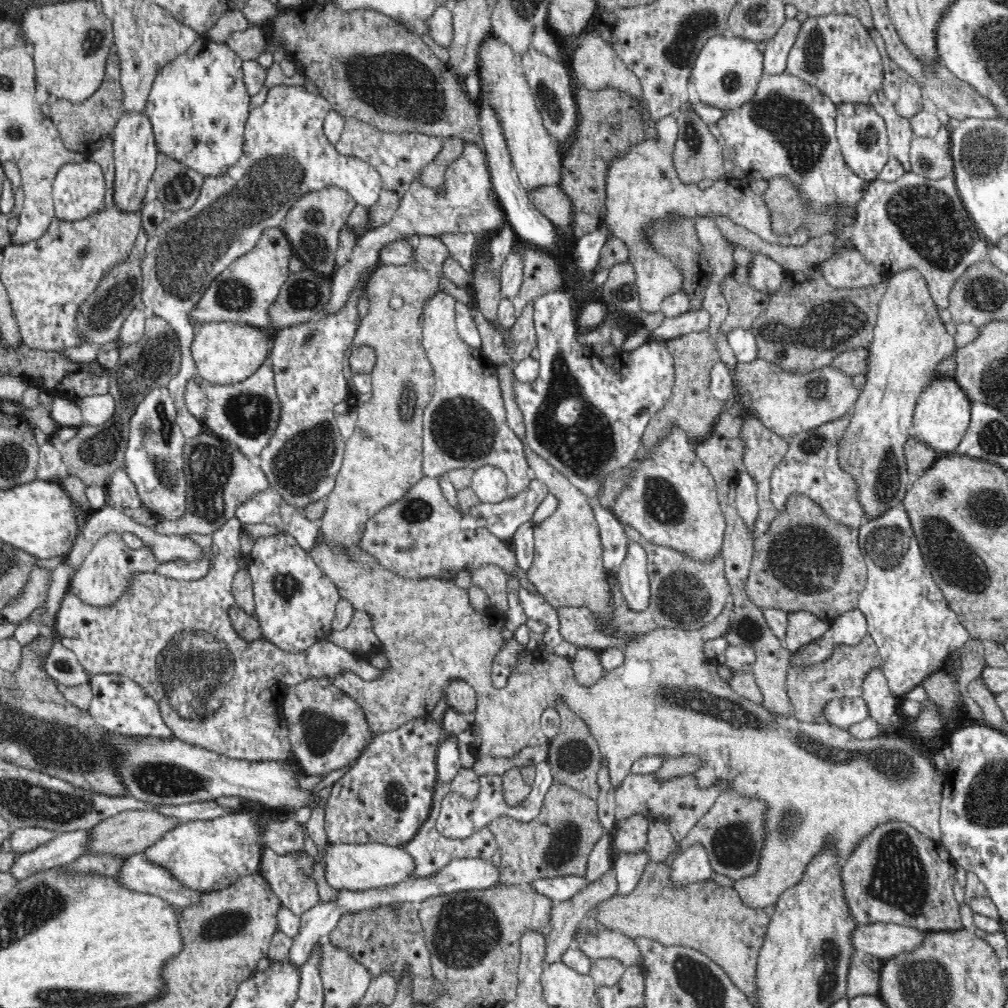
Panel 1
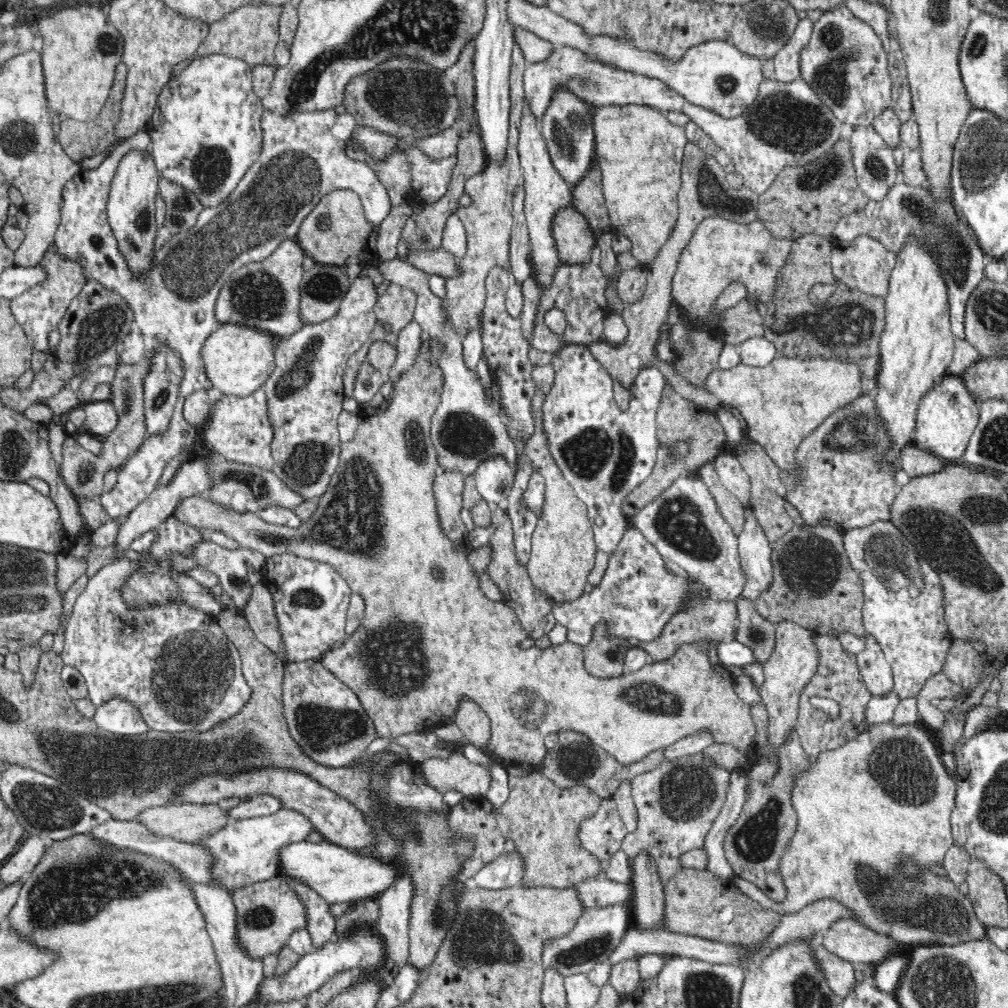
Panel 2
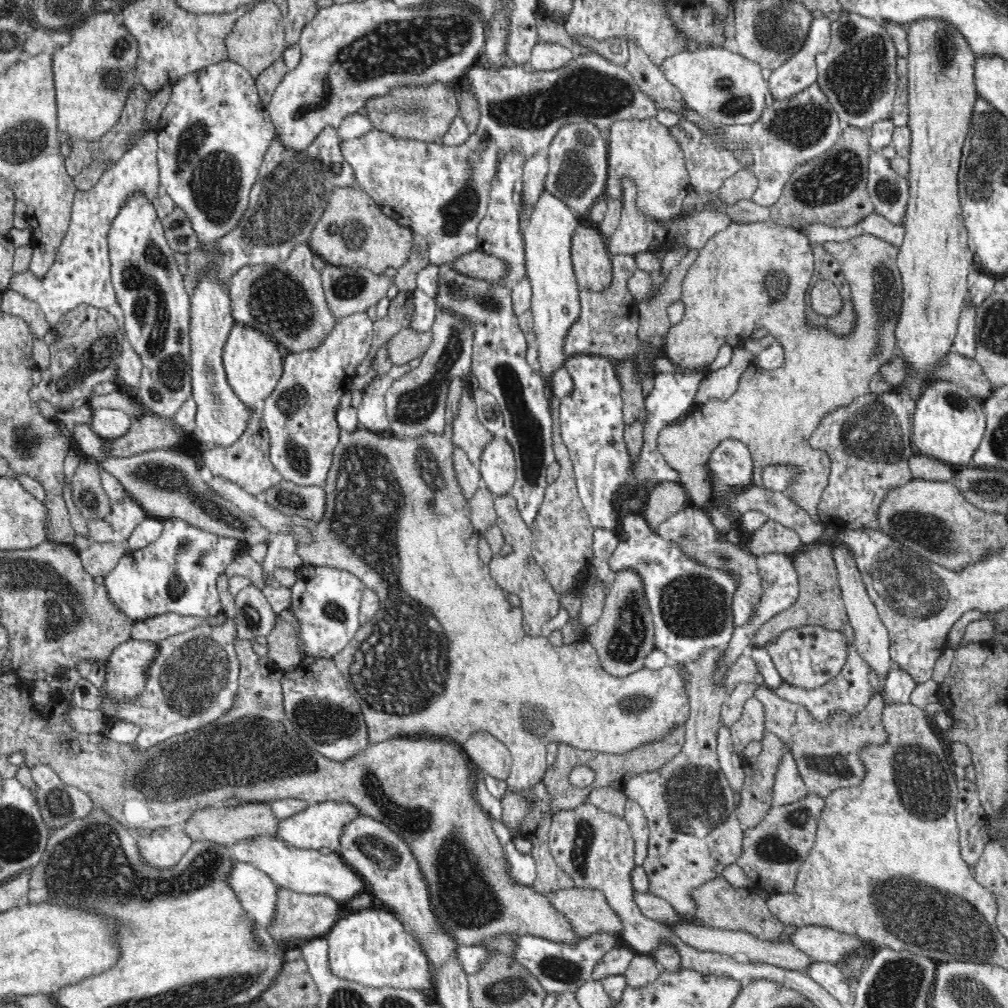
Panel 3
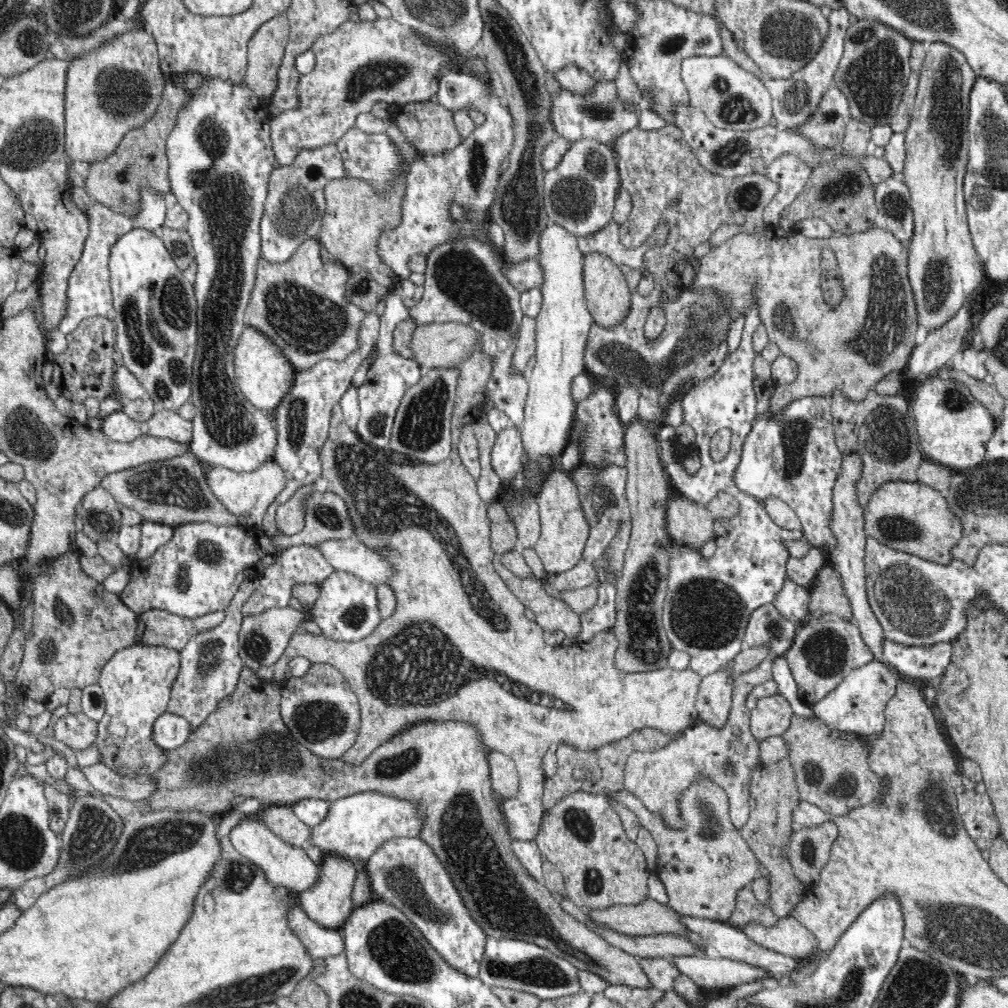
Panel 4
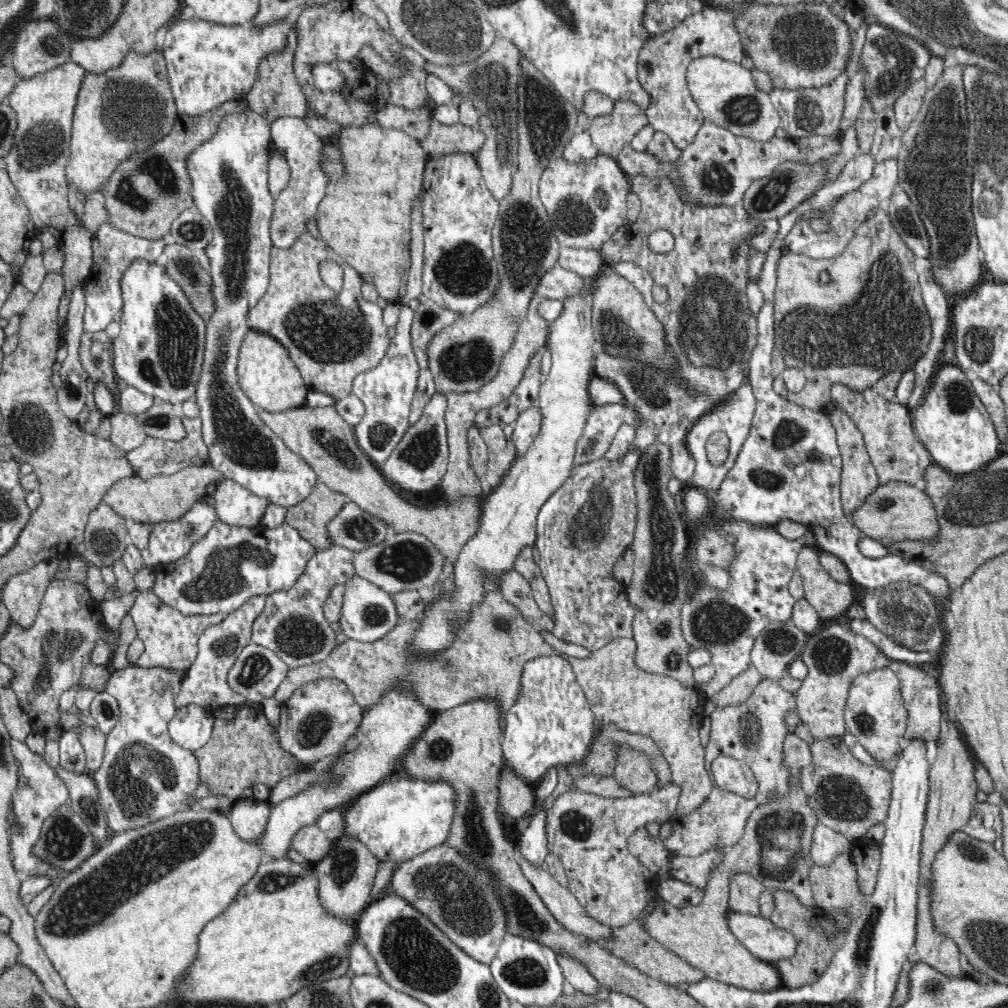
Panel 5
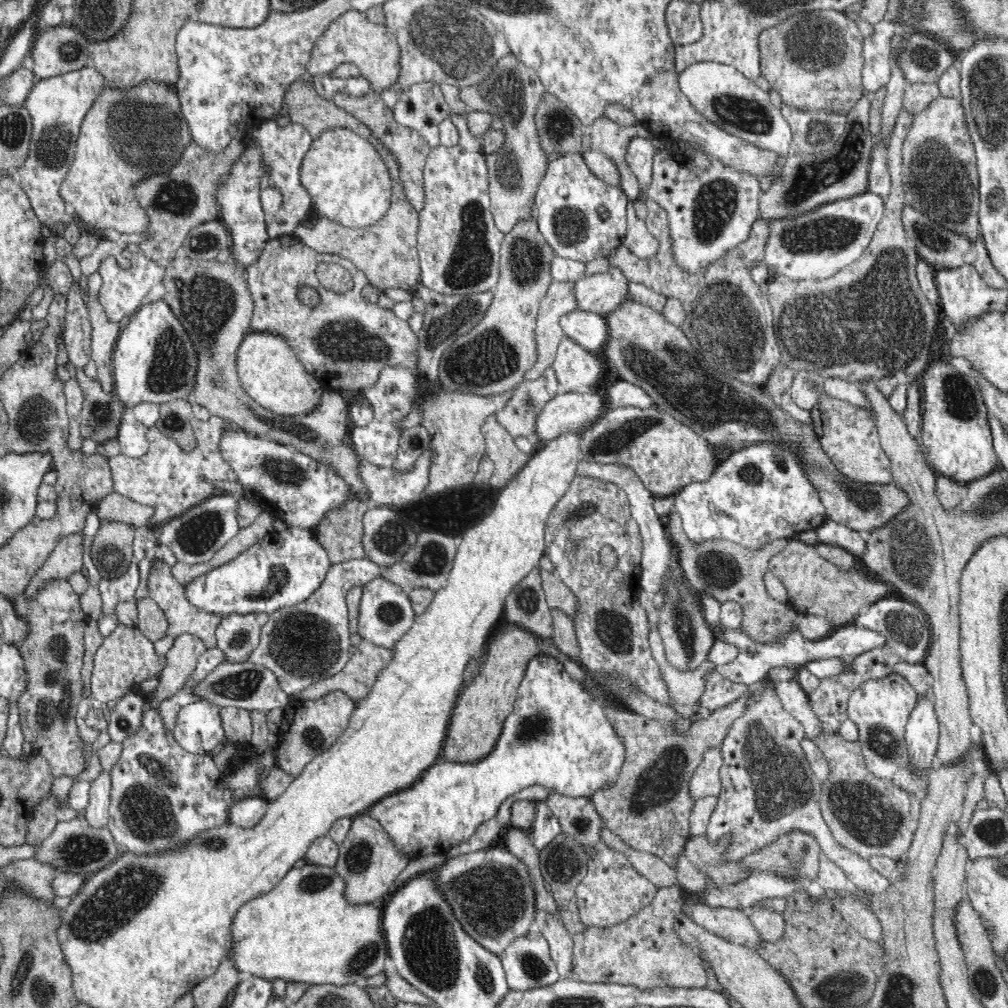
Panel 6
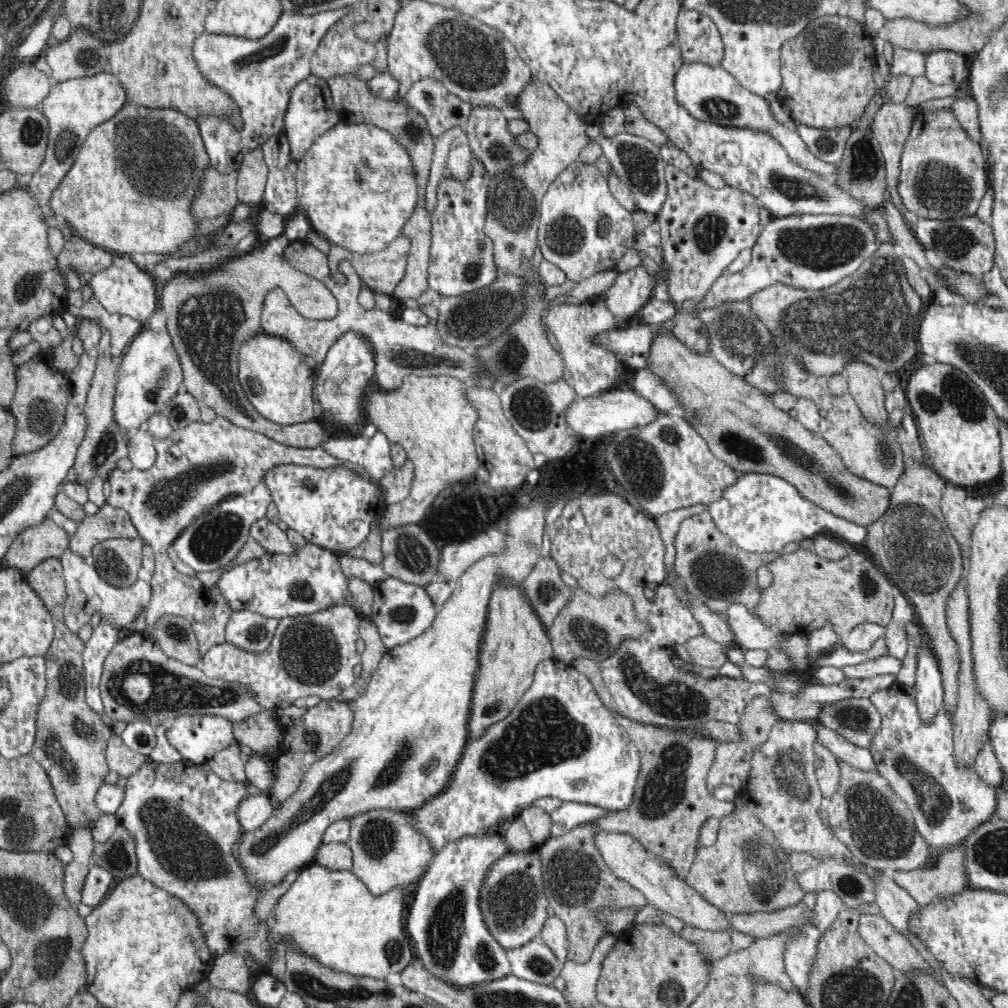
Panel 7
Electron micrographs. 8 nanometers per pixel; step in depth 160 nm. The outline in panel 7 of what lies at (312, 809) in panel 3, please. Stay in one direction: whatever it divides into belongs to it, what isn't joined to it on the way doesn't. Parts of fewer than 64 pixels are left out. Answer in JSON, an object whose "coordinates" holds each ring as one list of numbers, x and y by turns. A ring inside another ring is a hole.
{"coordinates":[[546,659,536,666,534,678,530,688,524,692,524,696,516,703,512,712,504,718,495,722,492,726,487,728,487,731,476,740,468,740,464,746,464,754,460,758,460,762,456,764,452,778,448,780,446,790,442,790,442,794,434,796,432,800,424,802,424,805,416,810,404,811,406,817,410,819,408,825,424,835,430,841,430,845,437,852,444,849,449,842,462,838,463,836,476,835,481,829,489,826,499,826,508,818,514,817,514,814,520,806,532,805,535,800,539,798,559,798,562,802,577,805,584,803,587,805,594,805,609,810,626,810,632,804,632,796,636,790,636,780,638,780,638,772,640,772,640,751,638,747,632,742,630,735,618,724,618,721,612,716,607,706,602,702,598,696,595,686,588,680,586,675,580,673,572,664,566,664,558,659]]}

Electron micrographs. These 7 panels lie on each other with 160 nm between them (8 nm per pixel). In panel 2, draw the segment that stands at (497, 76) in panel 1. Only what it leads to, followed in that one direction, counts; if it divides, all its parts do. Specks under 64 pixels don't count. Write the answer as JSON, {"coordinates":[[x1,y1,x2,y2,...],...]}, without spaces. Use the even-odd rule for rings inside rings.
{"coordinates":[[524,98,522,106,522,122,518,128,518,143,516,144,520,165,523,170,522,185,524,185,524,212,530,237,530,254,533,264,533,277,541,288,550,288,554,282,554,274,563,261,556,250,556,241,552,237,552,220,560,208,572,204,571,186,554,169,548,152,546,141,541,133,540,121,529,110,529,104]]}

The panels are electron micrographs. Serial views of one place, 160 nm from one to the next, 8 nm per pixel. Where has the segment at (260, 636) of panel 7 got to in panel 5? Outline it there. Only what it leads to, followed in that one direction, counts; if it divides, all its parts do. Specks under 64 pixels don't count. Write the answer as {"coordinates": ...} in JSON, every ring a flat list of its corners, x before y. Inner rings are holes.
{"coordinates":[[256,594,248,602,244,602,238,610,225,615,222,622,208,626,200,634,198,655,182,678,179,695,173,700,177,711,168,724,168,733,178,746,191,751,202,748,212,736,214,712,224,705,236,705,242,701,241,696,228,686,227,672,232,668,241,651,253,640,254,622,259,614,262,614,265,602,266,597]]}

